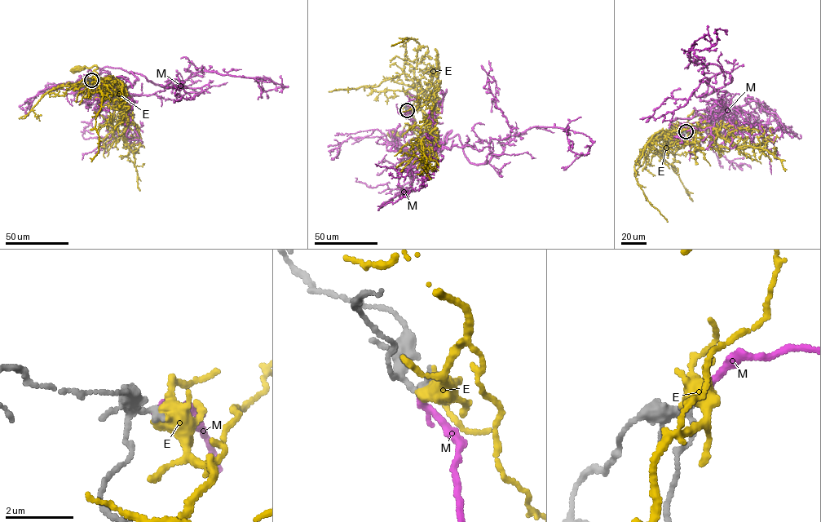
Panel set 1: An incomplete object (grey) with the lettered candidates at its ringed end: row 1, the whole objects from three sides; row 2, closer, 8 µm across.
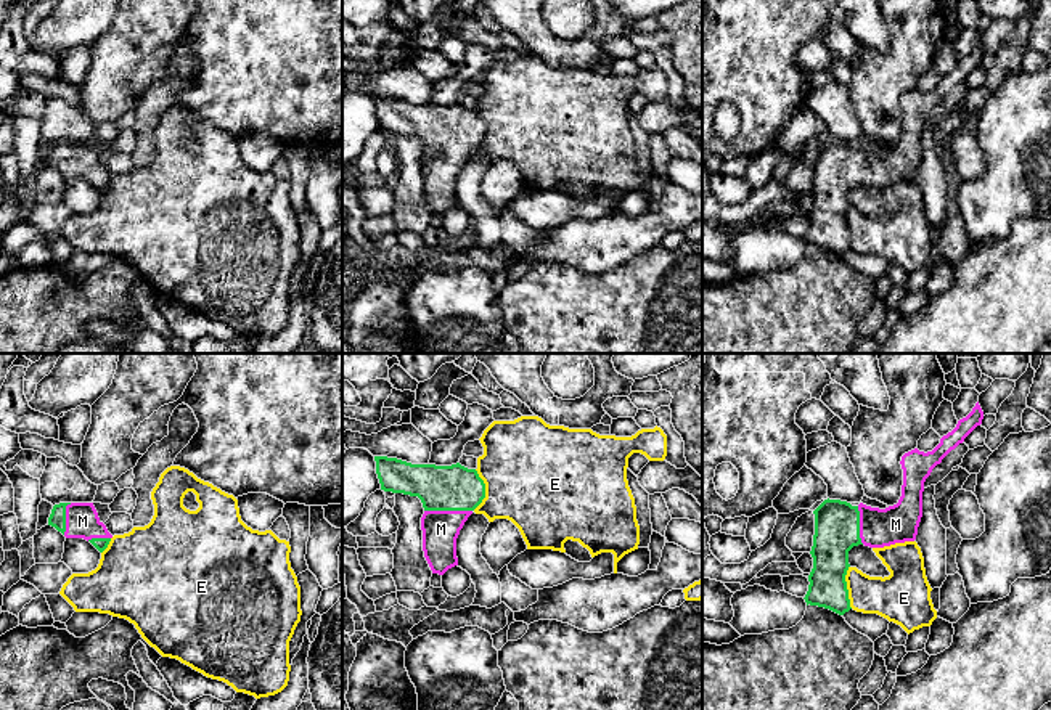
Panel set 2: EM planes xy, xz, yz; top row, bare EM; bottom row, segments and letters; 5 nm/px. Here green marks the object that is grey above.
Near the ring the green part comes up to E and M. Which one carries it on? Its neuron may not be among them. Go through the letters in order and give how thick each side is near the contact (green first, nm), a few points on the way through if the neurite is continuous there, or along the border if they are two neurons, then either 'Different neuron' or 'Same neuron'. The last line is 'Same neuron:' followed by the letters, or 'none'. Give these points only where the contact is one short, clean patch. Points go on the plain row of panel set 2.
E: Thickness 200 nm (green) against 220 nm. Different neuron
M: Thickness 220 nm (green) against 190 nm. Path across: xz (455, 127), (449, 135), (449, 150), (441, 163), (441, 169). Same neuron
Same neuron: M

